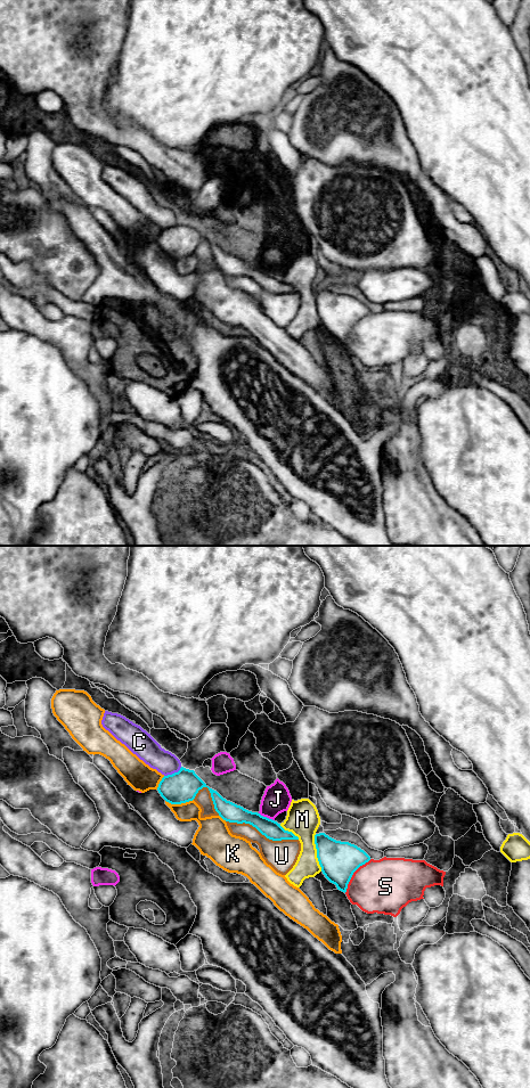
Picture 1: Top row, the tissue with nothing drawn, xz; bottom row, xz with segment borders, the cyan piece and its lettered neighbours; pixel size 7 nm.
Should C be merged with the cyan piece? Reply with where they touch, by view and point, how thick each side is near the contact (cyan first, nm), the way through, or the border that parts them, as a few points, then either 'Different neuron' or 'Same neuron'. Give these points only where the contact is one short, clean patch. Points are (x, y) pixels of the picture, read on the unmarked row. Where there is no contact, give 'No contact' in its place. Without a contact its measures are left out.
Touches cyan at xz (172, 227). Thickness 220 nm (cyan) against 170 nm. Boundary: xz (181, 220), (177, 225), (164, 229). Different neuron

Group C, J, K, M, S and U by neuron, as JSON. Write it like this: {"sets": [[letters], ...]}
{"sets": [["C"], ["J"], ["K"], ["M"], ["S"], ["U"]]}

